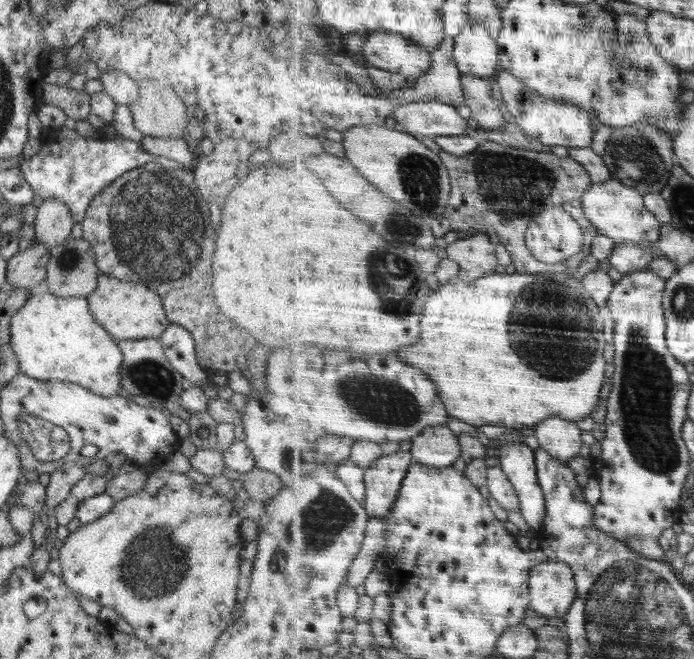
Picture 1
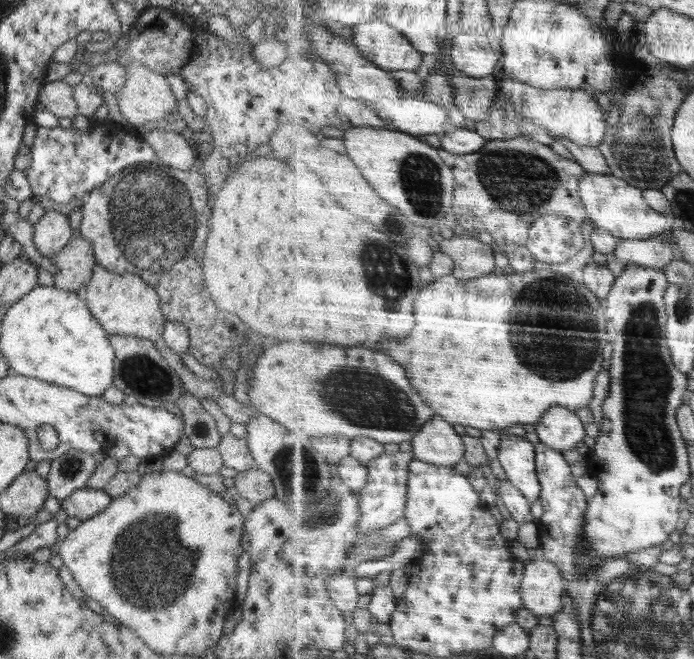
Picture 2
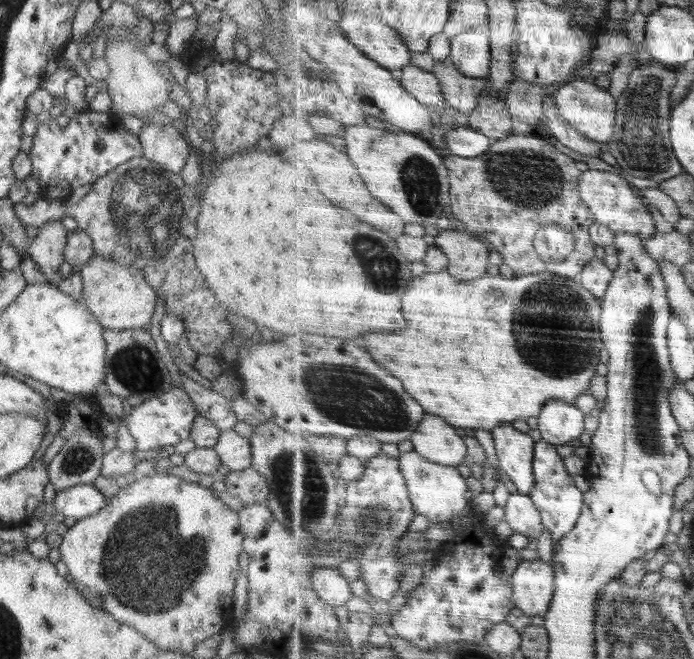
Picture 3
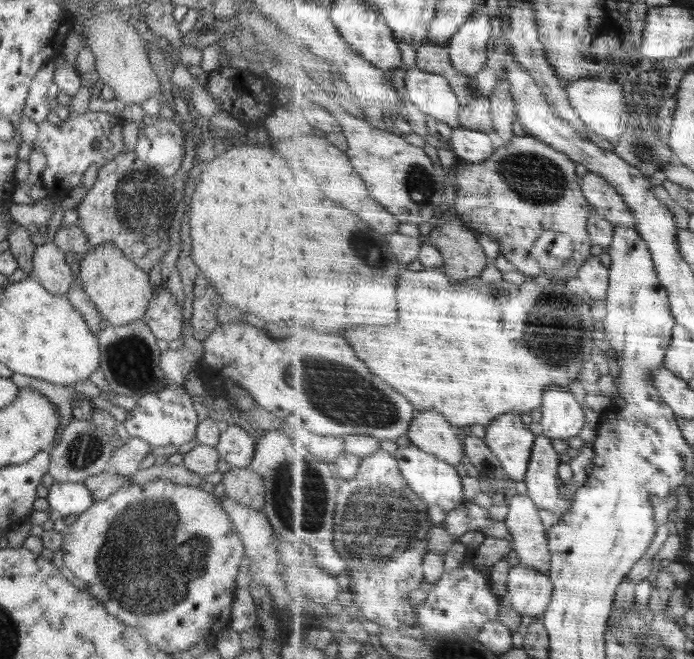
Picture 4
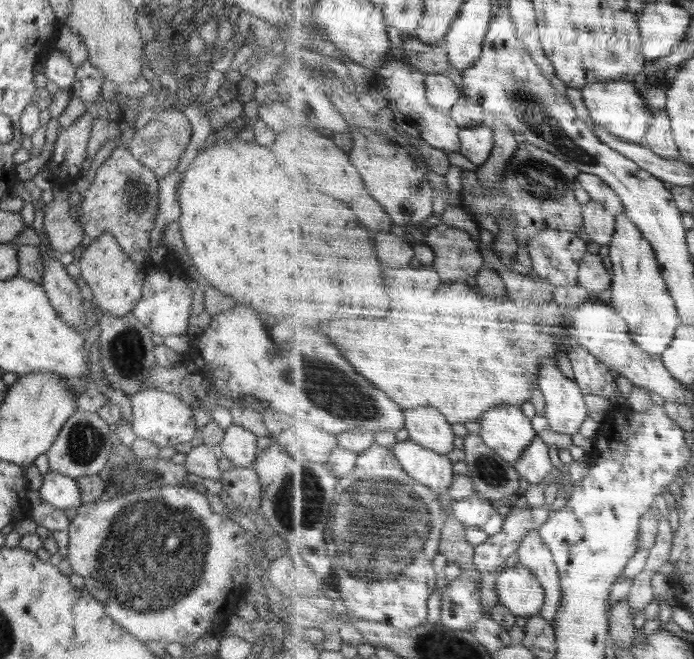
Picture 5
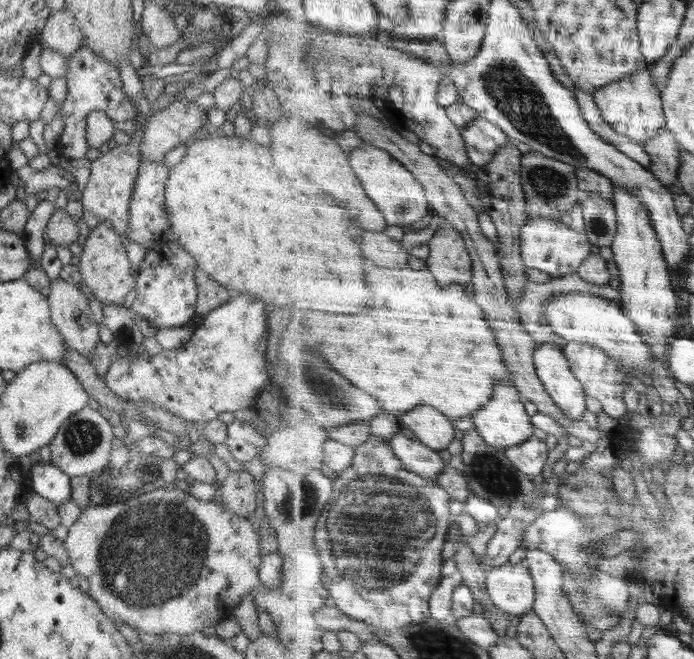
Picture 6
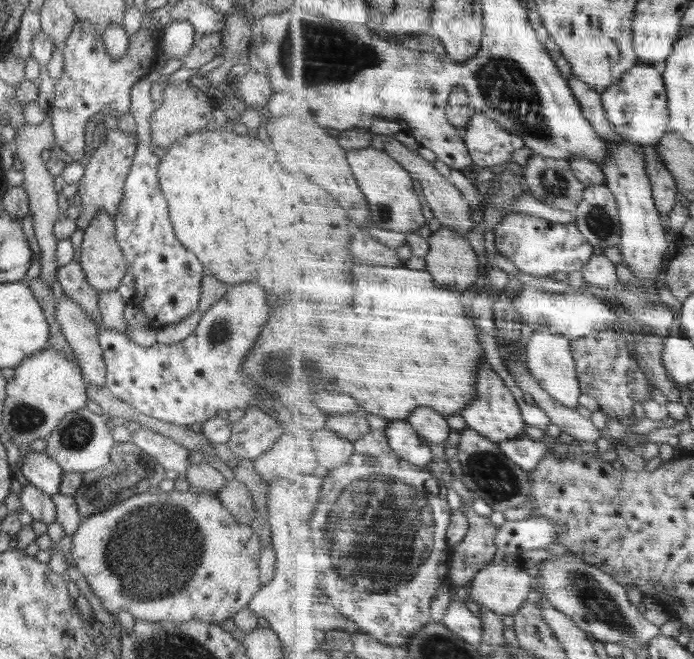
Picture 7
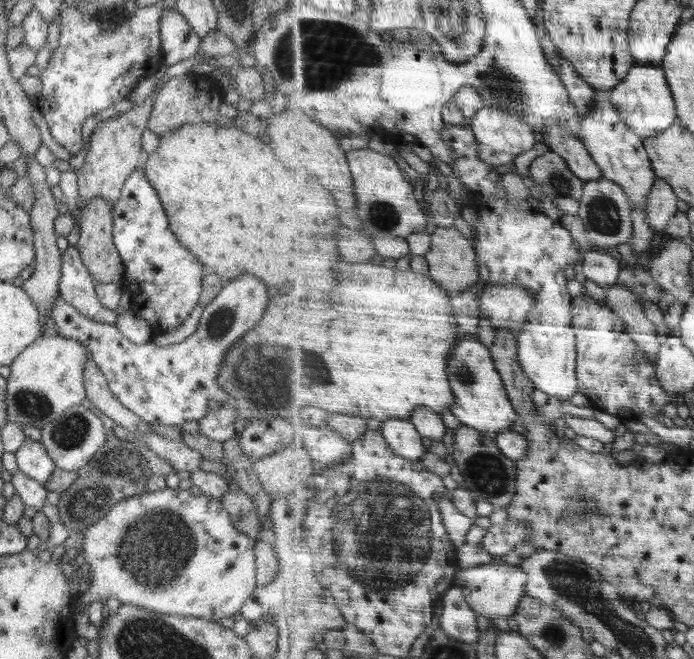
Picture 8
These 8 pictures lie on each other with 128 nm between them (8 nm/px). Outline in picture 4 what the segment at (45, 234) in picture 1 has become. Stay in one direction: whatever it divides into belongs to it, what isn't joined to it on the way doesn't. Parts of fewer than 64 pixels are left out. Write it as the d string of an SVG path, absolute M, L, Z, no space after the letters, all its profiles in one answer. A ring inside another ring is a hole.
M52 242L35 246L32 264L34 277L52 294L68 296L68 290L75 285L71 267L66 264L65 252Z

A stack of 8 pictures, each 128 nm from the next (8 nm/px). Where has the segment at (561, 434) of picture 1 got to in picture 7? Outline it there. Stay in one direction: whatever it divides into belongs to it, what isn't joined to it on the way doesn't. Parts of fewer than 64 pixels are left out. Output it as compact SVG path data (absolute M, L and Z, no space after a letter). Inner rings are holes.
M546 326L536 330L525 342L530 371L542 387L559 402L572 409L581 405L582 384L577 370L577 360L573 352L573 340L562 333L554 333L554 328Z

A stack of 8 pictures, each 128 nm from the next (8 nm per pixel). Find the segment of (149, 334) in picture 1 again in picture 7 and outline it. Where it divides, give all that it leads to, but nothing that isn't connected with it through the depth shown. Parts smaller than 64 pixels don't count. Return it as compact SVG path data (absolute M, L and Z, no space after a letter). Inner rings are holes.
M100 210L94 218L92 218L87 229L84 230L83 240L81 244L81 254L79 263L84 271L88 284L95 288L98 293L110 292L117 290L122 282L122 278L129 270L127 259L116 241L116 231L114 219L106 212Z

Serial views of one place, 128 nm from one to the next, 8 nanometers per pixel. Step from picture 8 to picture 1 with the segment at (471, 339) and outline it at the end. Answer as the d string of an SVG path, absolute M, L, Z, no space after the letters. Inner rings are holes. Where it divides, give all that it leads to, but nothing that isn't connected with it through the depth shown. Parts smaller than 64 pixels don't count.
M508 444L501 446L500 458L496 462L514 483L521 501L521 514L527 524L541 533L549 515L545 489L542 488L537 466L537 451L530 445Z

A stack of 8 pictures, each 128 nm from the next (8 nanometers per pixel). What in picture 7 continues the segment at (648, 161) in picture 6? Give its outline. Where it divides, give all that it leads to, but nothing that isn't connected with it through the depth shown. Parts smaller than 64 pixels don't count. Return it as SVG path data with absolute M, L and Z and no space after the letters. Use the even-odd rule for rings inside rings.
M573 74L569 79L577 99L581 101L583 111L590 122L597 128L607 141L624 142L624 135L617 131L617 126L608 118L608 112L603 102L603 93L594 90L587 82L576 78Z

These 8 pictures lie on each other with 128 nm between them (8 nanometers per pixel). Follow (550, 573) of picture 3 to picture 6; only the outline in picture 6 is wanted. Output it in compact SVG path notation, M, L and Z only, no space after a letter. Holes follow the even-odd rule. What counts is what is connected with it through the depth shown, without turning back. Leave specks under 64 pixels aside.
M525 561L489 568L486 585L494 604L511 615L522 616L534 611L537 583Z

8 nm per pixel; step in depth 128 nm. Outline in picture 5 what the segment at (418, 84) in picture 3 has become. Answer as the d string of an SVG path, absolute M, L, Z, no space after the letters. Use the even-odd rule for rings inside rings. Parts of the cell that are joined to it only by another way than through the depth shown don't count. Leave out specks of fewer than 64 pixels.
M438 73L428 76L426 84L429 85L430 104L444 115L450 115L452 108L464 99L462 90L450 76Z

